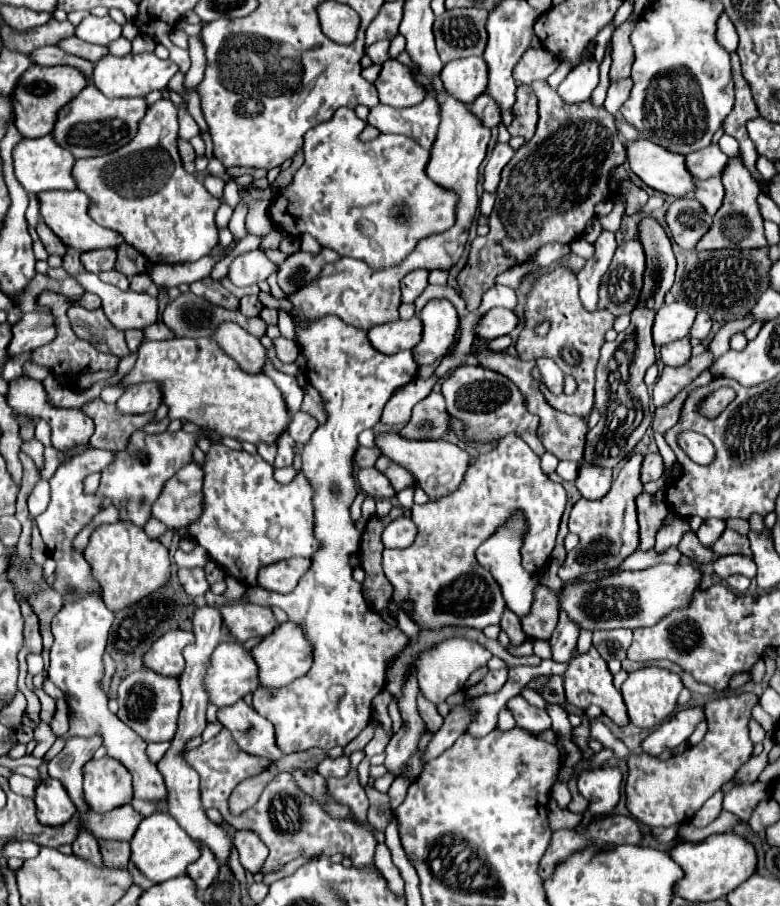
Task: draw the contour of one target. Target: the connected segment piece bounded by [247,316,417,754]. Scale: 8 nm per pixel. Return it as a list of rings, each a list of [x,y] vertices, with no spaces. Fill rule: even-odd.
[[[327,316],[309,324],[307,328],[297,328],[297,336],[303,354],[307,358],[305,374],[323,396],[325,410],[329,414],[327,424],[319,426],[313,432],[309,446],[303,448],[303,474],[313,486],[313,508],[315,508],[313,534],[319,540],[319,548],[311,556],[311,566],[301,576],[293,592],[275,594],[257,586],[247,590],[249,598],[253,598],[251,602],[261,602],[261,606],[279,606],[291,622],[297,622],[301,626],[305,638],[313,648],[313,666],[305,676],[293,680],[289,686],[281,688],[281,692],[261,692],[259,688],[257,692],[253,692],[253,708],[275,726],[277,746],[283,754],[305,752],[311,748],[321,748],[329,752],[333,746],[347,746],[369,724],[371,700],[383,690],[387,664],[409,642],[399,628],[389,628],[381,620],[381,616],[373,608],[369,608],[369,604],[365,604],[363,588],[353,578],[353,568],[349,564],[349,558],[353,552],[359,550],[361,534],[353,526],[349,508],[353,504],[353,498],[357,496],[355,462],[353,462],[355,452],[359,448],[357,436],[363,430],[373,428],[379,422],[383,406],[393,396],[393,392],[409,384],[417,376],[417,362],[413,360],[411,350],[403,350],[393,356],[377,352],[369,344],[365,330],[347,326],[337,316]]]

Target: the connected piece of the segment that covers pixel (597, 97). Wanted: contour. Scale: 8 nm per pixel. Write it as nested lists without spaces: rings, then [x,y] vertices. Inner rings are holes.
[[[611,41],[607,43],[607,50],[605,52],[604,58],[602,62],[600,63],[600,82],[595,88],[595,90],[592,92],[592,102],[595,104],[595,106],[603,106],[606,94],[607,94],[607,89],[610,84],[609,80],[609,70],[610,66],[612,63],[611,59],[611,52],[612,52],[612,44]]]

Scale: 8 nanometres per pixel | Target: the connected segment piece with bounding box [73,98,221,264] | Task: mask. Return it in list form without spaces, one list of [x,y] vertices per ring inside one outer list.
[[[161,98],[147,108],[147,114],[139,122],[137,136],[127,146],[105,156],[77,160],[73,166],[73,178],[77,188],[91,198],[89,216],[97,224],[119,232],[129,246],[137,248],[137,252],[141,252],[153,264],[195,262],[207,256],[211,248],[219,242],[215,212],[221,206],[221,200],[211,196],[205,190],[203,182],[183,170],[177,152],[177,130],[177,108],[171,100]]]

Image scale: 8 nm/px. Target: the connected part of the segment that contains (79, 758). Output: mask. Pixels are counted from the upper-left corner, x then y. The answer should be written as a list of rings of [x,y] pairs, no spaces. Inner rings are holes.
[[[69,738],[65,748],[49,762],[49,776],[63,782],[79,814],[89,812],[89,806],[83,798],[83,766],[93,758],[93,752],[99,746],[99,740]]]

